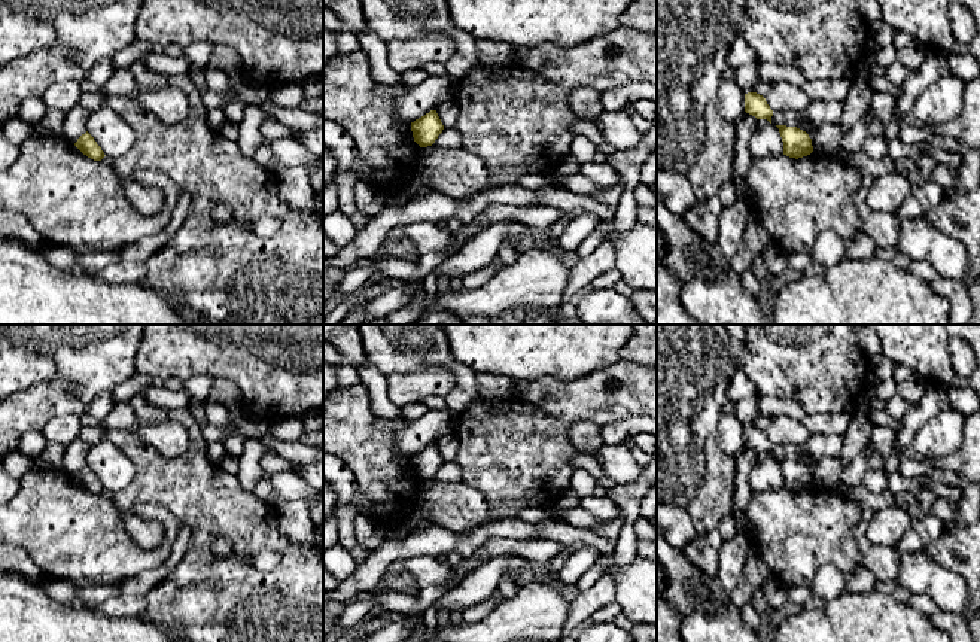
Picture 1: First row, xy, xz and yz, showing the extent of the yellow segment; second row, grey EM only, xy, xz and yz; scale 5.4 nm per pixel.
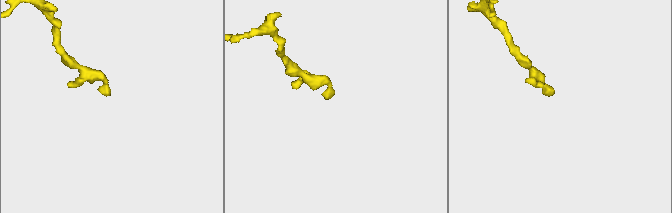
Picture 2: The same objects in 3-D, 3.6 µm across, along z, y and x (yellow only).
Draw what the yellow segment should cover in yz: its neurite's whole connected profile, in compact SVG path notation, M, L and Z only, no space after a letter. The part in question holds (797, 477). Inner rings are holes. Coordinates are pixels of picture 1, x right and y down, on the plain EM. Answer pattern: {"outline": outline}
{"outline": "M776 459L783 475L783 489L789 492L803 492L813 486L812 472L797 460Z"}

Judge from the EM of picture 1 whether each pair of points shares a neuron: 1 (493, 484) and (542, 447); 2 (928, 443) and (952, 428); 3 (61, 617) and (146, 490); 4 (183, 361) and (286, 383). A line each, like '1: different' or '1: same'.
1: same
2: same
3: different
4: same

